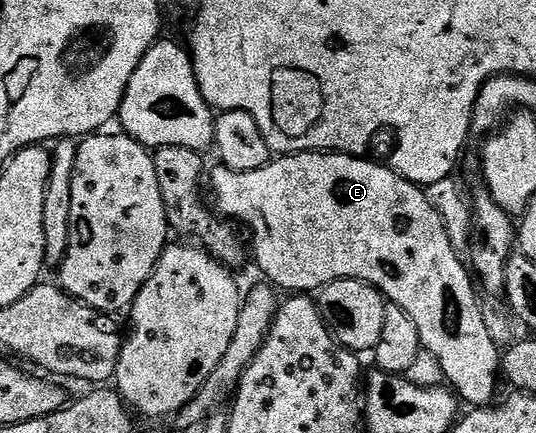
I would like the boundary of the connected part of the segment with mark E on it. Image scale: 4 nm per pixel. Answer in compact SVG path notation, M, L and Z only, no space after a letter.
M304 151L274 158L263 169L251 169L251 173L239 173L217 165L210 175L208 172L207 183L209 179L213 199L217 202L216 210L226 220L246 223L253 230L251 255L257 258L262 273L271 282L289 291L285 293L317 293L337 279L370 283L415 323L422 348L437 358L445 374L445 383L464 402L466 399L473 403L469 405L492 404L503 355L489 332L486 308L481 308L477 300L474 276L469 267L461 264L453 248L454 236L450 235L435 205L431 205L428 194L397 174L392 166L371 160L327 151Z

